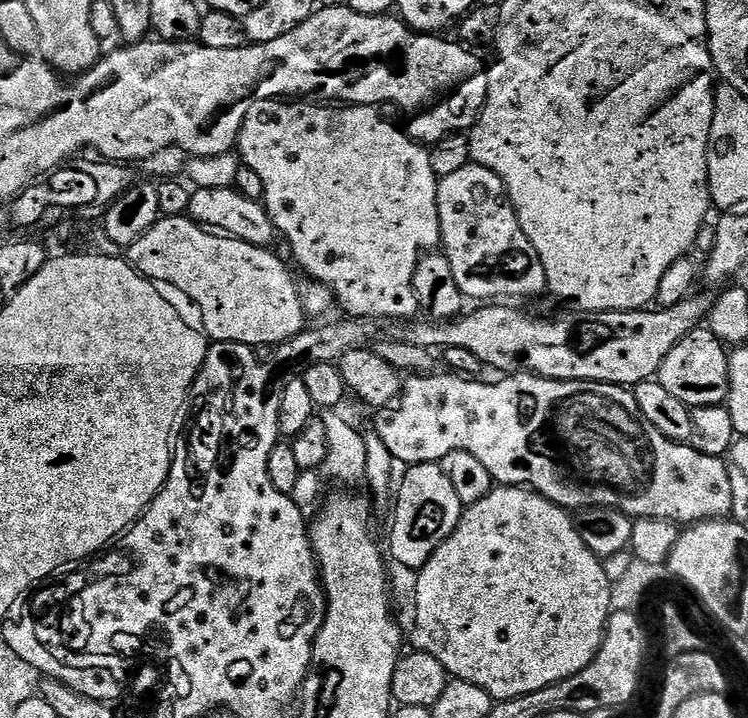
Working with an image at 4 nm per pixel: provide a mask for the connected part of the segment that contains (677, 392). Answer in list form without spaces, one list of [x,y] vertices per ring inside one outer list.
[[[701,326],[682,338],[682,342],[678,342],[678,346],[666,354],[666,362],[662,362],[658,373],[658,382],[670,390],[678,402],[687,404],[691,409],[723,405],[730,390],[729,355],[729,349],[724,343],[708,331],[707,327]]]

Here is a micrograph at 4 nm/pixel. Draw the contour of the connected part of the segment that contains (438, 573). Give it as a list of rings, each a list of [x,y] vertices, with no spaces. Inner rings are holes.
[[[496,486],[493,487],[490,494],[486,494],[486,498],[482,498],[477,504],[467,505],[464,509],[464,515],[460,517],[458,526],[449,534],[442,542],[442,546],[438,546],[438,550],[434,550],[434,554],[419,569],[416,580],[416,625],[412,628],[412,645],[411,647],[417,652],[425,652],[426,654],[434,654],[434,658],[438,658],[438,662],[442,662],[442,666],[448,672],[449,677],[457,680],[465,680],[474,686],[482,686],[482,690],[486,690],[486,694],[492,696],[493,701],[509,700],[510,698],[518,698],[522,694],[534,694],[534,690],[542,690],[551,684],[562,682],[566,678],[570,678],[574,674],[578,674],[588,663],[596,656],[596,651],[600,649],[600,643],[604,641],[604,628],[608,625],[608,618],[612,612],[612,585],[613,581],[608,580],[608,572],[604,569],[605,561],[601,557],[595,556],[590,550],[590,546],[586,546],[586,542],[582,542],[582,534],[576,528],[576,520],[573,519],[565,509],[560,508],[554,502],[550,502],[545,496],[540,496],[531,488],[521,488],[519,486]]]

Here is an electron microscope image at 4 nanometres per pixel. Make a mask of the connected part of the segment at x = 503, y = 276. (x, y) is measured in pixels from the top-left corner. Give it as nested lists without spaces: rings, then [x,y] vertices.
[[[465,162],[449,176],[439,177],[438,218],[440,219],[440,242],[446,249],[450,267],[454,269],[454,282],[464,291],[465,297],[477,296],[480,302],[496,302],[499,296],[536,296],[548,287],[546,270],[530,246],[530,238],[522,234],[522,226],[516,217],[516,208],[508,200],[504,180],[498,178],[486,166]]]

